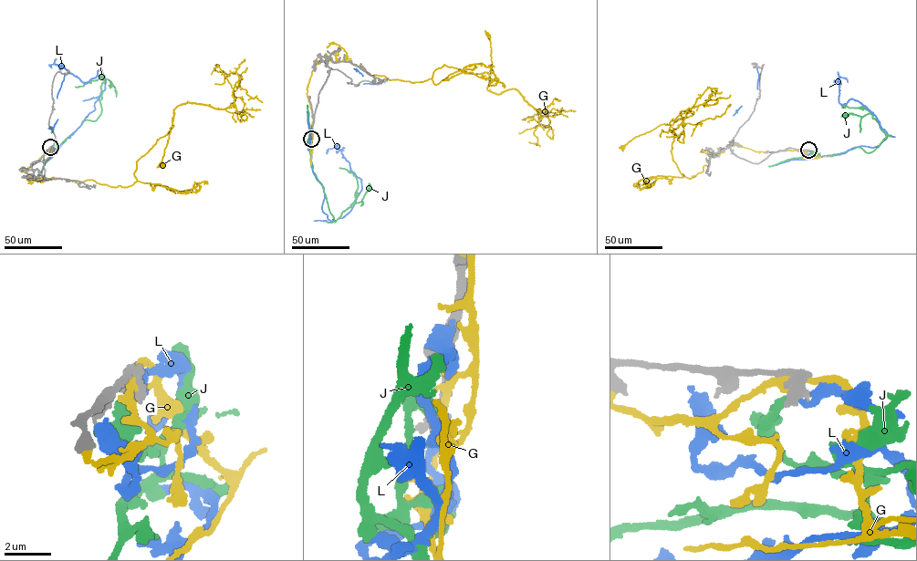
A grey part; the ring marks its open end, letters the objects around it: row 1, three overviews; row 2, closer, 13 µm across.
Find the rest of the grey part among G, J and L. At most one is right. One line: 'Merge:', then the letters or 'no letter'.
Merge: no letter

